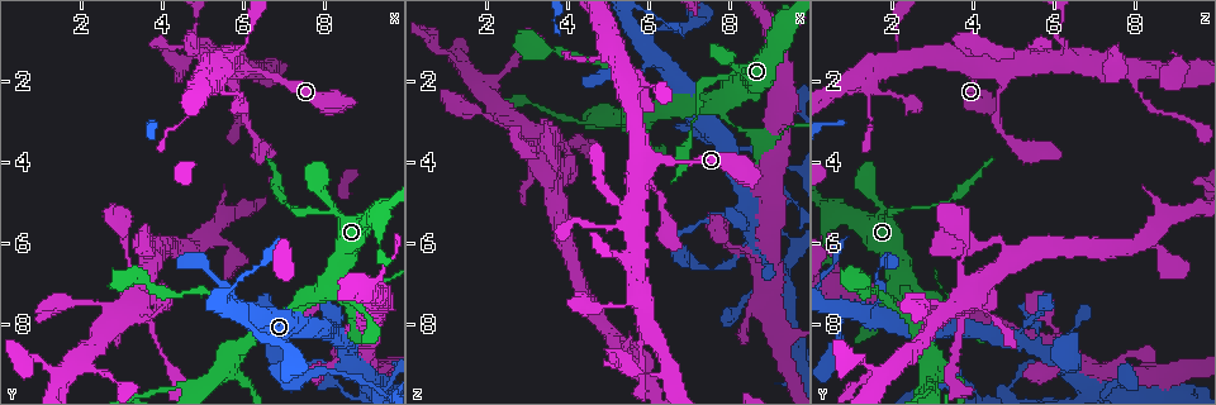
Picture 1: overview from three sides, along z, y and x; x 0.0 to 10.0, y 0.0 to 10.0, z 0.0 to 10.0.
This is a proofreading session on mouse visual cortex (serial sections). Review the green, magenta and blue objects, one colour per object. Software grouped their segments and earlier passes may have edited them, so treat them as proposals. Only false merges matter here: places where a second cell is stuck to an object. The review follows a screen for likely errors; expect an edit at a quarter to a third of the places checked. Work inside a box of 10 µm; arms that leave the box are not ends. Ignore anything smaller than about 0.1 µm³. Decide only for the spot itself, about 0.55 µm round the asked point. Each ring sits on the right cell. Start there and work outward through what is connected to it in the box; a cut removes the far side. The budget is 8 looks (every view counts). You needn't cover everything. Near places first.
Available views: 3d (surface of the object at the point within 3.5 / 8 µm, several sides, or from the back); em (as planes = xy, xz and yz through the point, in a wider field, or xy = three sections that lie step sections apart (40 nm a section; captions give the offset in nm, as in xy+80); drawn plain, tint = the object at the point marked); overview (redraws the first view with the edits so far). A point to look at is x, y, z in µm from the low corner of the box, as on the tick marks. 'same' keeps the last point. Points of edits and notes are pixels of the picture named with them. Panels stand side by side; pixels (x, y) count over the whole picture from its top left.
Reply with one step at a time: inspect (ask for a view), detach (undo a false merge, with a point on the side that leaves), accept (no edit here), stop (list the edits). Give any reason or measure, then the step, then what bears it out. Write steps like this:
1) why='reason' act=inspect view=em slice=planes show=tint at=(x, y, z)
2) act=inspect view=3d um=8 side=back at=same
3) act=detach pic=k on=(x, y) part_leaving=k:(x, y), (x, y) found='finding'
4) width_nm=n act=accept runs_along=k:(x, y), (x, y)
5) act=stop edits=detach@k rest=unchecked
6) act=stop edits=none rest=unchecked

why='two arms in line, one across' act=inspect view=3d um=3.5 at=(7.75, 7.35, 2.40)

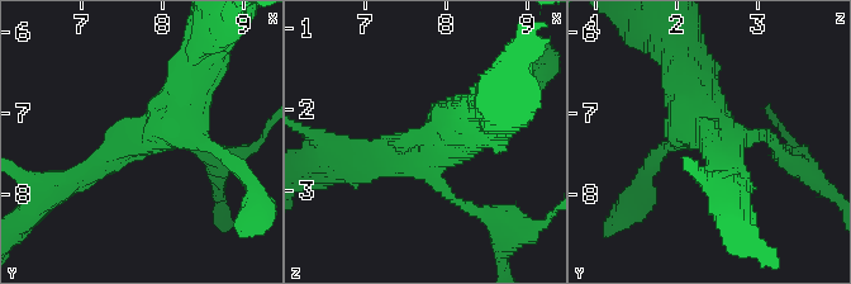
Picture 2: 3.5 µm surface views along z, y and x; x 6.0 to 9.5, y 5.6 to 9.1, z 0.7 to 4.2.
arms=3 arm_widths_nm=150,300,600 why='need the tissue' act=inspect view=em slice=xy step=2 show=tint at=(7.75, 7.35, 2.45)

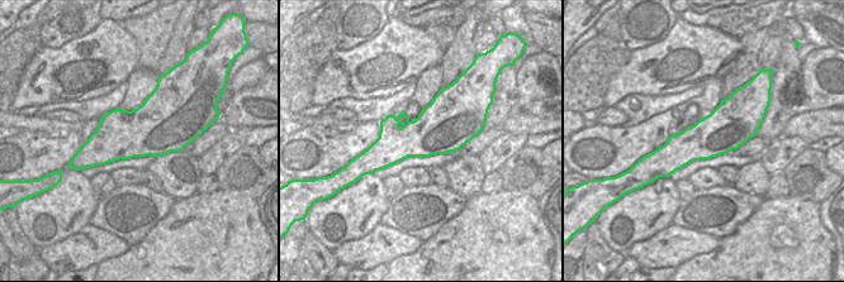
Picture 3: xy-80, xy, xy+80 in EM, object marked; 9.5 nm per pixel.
width_nm=500 act=accept runs_along=2:(193, 81), (153, 136), (71, 178) found='all the same cell'

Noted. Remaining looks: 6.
why='abrupt turn' act=inspect view=3d um=3.5 at=(9.35, 7.10, 3.20)

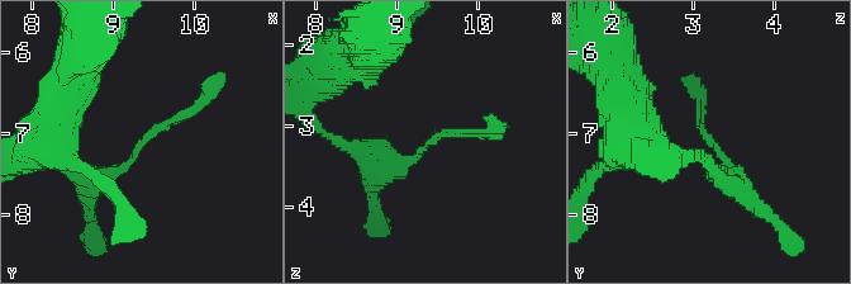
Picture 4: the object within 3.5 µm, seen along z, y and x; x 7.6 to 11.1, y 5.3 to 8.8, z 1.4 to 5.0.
arm_widths_nm=100,250 act=inspect view=em slice=xy step=3 show=tint at=(9.30, 7.10, 3.25)

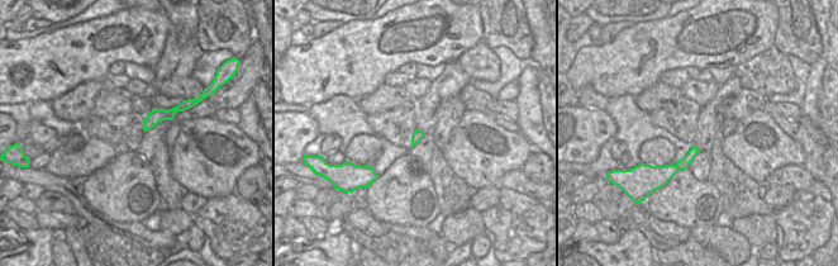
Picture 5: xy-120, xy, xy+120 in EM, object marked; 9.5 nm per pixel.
act=accept runs_along=4:(77, 175), (113, 175), (191, 105) found='continuous, no second cell'

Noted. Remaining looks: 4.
why='sudden change in width' act=inspect view=3d um=8 at=(8.15, 4.90, 1.55)

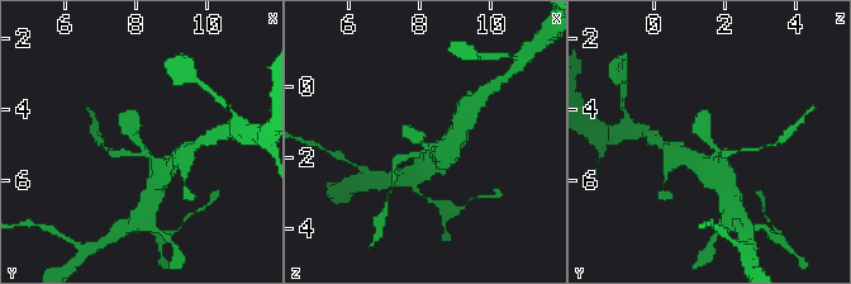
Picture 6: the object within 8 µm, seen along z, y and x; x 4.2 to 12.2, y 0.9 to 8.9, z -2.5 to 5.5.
act=inspect view=em slice=planes show=tint at=same

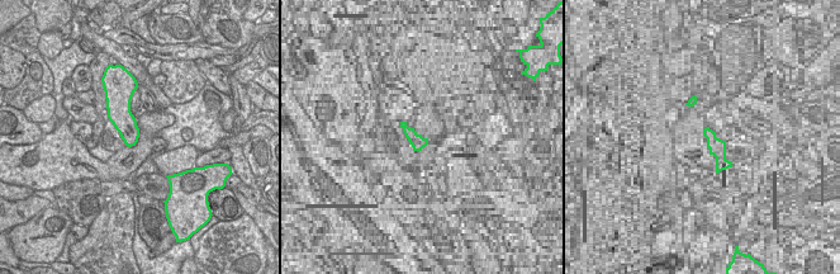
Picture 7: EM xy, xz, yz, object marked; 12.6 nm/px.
act=detach pic=6 on=(403, 157) part_leaving=6:(142, 152), (114, 154), (110, 148) found='two cells meet here'

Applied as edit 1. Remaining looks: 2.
act=stop edits=detach@6 rest=unchecked

